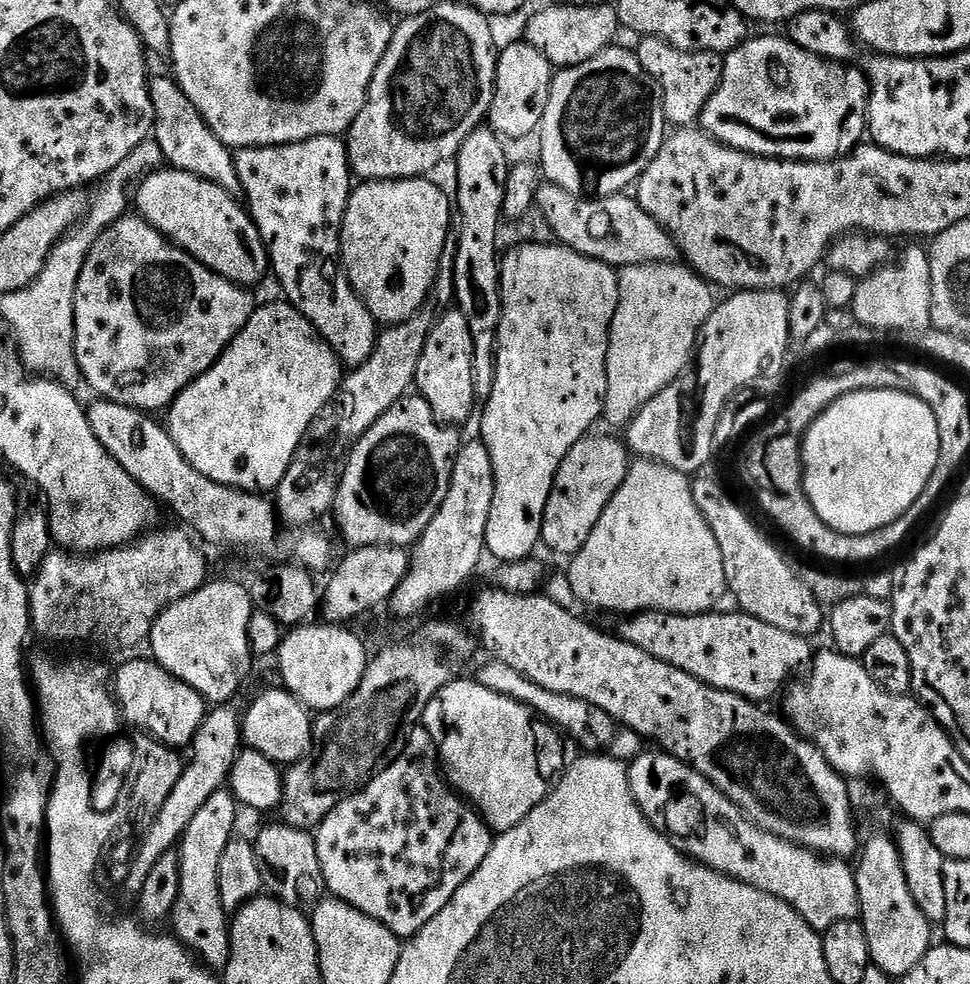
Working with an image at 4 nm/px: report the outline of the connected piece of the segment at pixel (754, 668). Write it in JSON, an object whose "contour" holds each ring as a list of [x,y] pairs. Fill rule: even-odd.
{"contour":[[[739,610],[720,611],[699,616],[638,612],[629,615],[618,632],[626,643],[646,650],[646,654],[654,654],[658,662],[666,662],[703,684],[753,702],[772,700],[776,695],[777,699],[789,681],[811,665],[814,648],[808,645],[811,644],[809,637],[778,630],[778,626],[770,626],[770,622],[762,622]]]}

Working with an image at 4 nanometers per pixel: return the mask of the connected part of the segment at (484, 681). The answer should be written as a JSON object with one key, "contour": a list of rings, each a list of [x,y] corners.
{"contour":[[[495,658],[489,659],[489,661],[489,664],[484,664],[480,668],[479,684],[531,708],[537,716],[547,720],[561,733],[566,734],[571,743],[573,740],[574,743],[581,744],[584,750],[607,749],[608,743],[614,738],[614,734],[618,730],[617,721],[612,720],[610,714],[590,706],[590,702],[582,702],[582,698],[554,694],[554,690],[546,690],[542,686],[530,682],[530,678],[518,674],[518,670],[513,670],[511,666],[506,666],[506,662]]]}

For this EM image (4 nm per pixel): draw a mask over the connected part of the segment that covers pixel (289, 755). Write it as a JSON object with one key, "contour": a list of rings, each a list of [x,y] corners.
{"contour":[[[277,686],[264,692],[242,716],[242,740],[247,747],[258,750],[266,758],[281,766],[291,766],[308,755],[312,746],[312,726],[314,720],[309,709],[305,708],[291,692]]]}

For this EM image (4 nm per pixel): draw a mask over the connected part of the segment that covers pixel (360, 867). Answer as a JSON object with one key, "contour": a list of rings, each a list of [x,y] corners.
{"contour":[[[417,726],[407,733],[404,748],[400,751],[400,757],[387,770],[374,777],[362,791],[355,792],[334,810],[330,810],[327,818],[322,821],[319,828],[315,829],[314,835],[316,837],[316,849],[318,850],[318,862],[322,866],[322,874],[324,875],[325,889],[335,899],[345,900],[350,906],[362,910],[362,914],[382,922],[382,926],[386,926],[392,933],[401,938],[411,938],[419,934],[422,926],[426,926],[426,922],[430,922],[430,918],[434,918],[450,903],[454,894],[458,894],[458,890],[470,878],[470,874],[474,874],[474,870],[478,870],[478,866],[482,866],[482,858],[486,858],[486,854],[492,849],[494,839],[488,825],[480,819],[480,813],[465,803],[450,787],[445,773],[442,771],[441,761],[438,759],[436,744],[430,738],[428,731],[422,726]]]}

